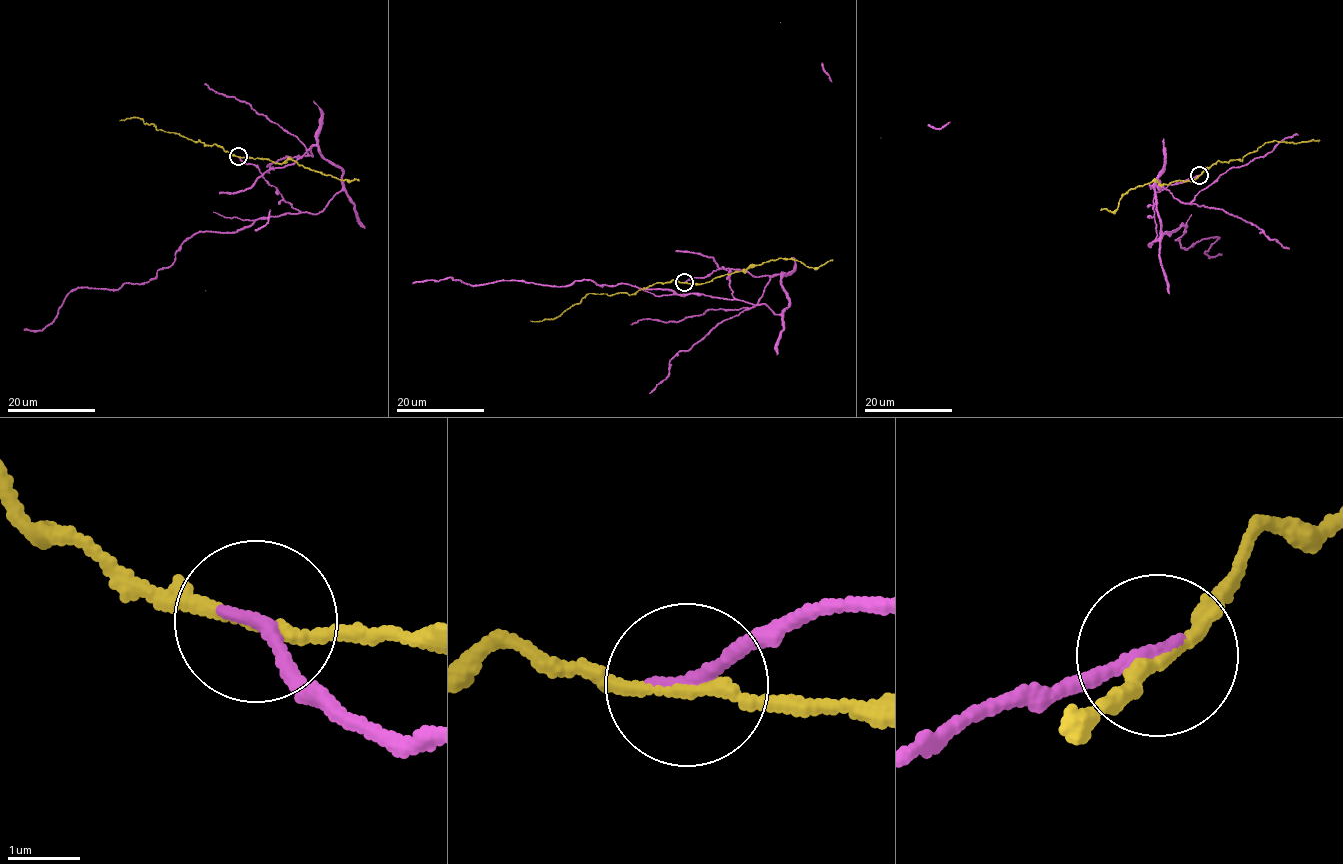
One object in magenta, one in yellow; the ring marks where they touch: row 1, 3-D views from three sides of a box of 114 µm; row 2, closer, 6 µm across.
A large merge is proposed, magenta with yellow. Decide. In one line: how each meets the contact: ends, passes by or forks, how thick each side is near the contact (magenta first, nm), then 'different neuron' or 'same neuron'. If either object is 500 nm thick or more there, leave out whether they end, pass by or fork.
magenta ends; yellow passes by; calibres 200 and 150 nm; different neuron

